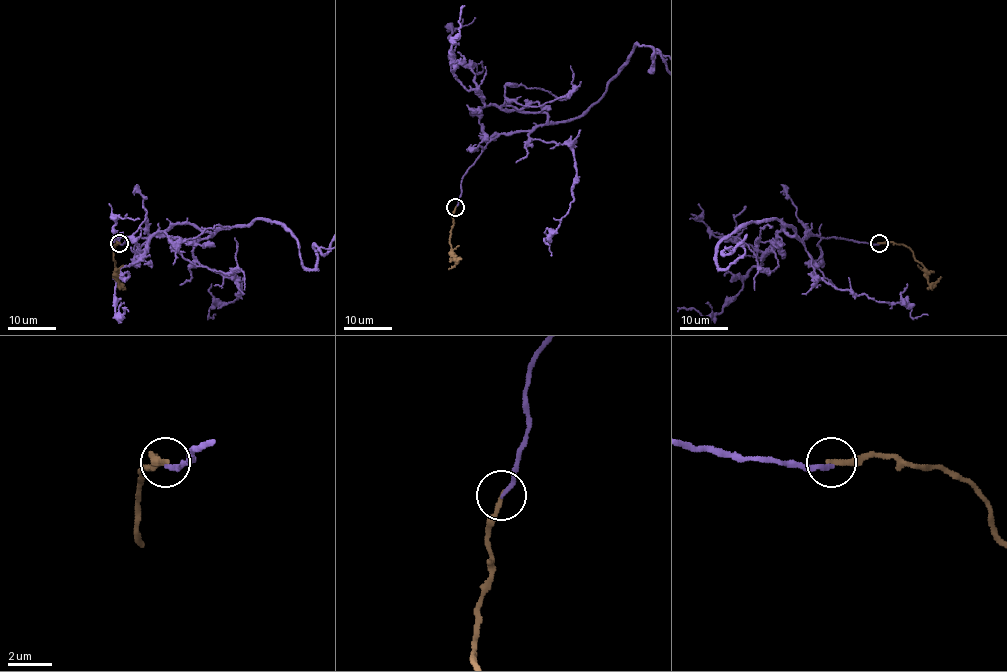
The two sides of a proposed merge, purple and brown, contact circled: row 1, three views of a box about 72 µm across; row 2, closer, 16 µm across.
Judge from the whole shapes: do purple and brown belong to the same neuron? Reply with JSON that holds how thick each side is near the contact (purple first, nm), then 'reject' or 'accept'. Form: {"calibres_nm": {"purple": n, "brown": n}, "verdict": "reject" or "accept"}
{"calibres_nm": {"purple": 200, "brown": 200}, "verdict": "reject"}

